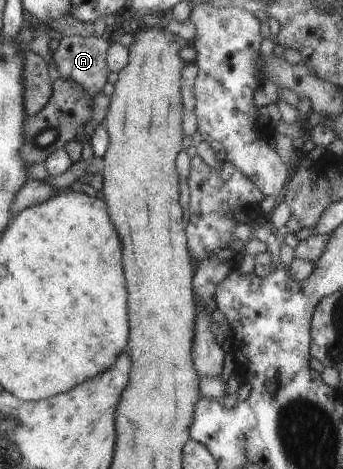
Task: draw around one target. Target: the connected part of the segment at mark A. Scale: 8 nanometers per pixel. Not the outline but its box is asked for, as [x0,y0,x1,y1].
[52,36,110,97]

